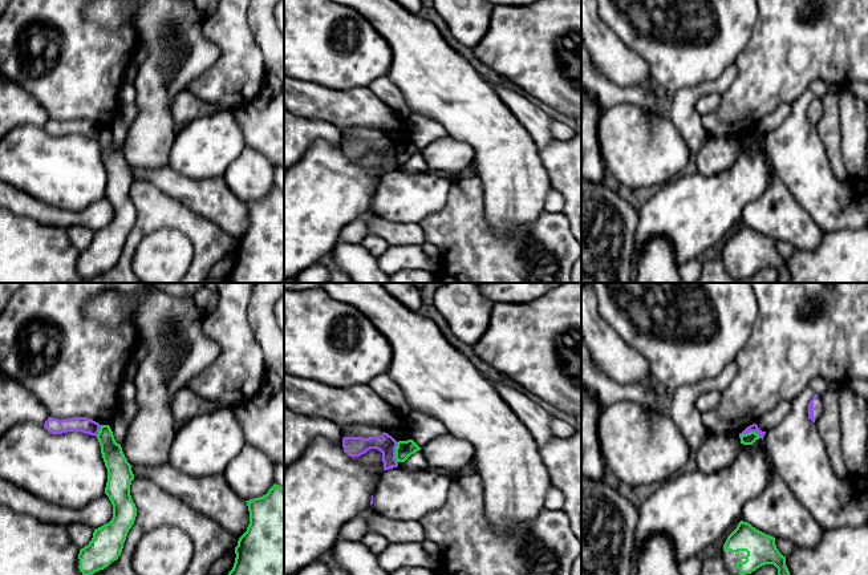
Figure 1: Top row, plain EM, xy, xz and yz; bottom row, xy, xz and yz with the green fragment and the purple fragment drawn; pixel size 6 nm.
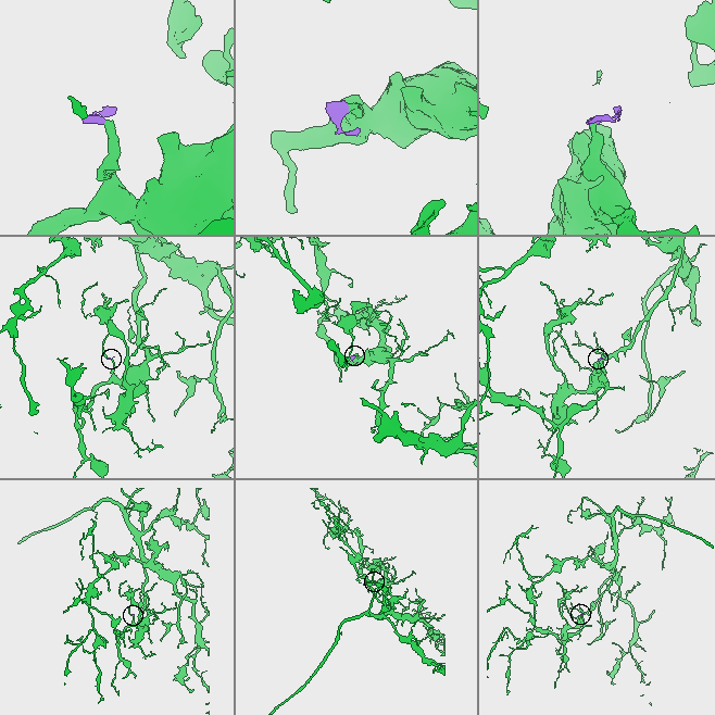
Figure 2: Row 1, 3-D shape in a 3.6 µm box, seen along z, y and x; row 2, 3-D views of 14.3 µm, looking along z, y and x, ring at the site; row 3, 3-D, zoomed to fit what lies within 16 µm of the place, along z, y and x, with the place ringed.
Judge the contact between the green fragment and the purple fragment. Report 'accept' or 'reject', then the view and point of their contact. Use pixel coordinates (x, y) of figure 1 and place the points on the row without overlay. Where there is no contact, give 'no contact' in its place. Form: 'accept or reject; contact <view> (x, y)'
reject; contact yz (750, 134)

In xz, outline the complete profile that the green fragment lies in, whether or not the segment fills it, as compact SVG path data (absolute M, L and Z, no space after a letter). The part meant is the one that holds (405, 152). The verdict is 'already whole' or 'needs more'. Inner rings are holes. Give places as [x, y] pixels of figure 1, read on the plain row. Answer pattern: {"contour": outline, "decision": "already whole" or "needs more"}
{"contour": "M398 143L396 150L397 165L405 165L411 157L421 153L421 150L413 143Z", "decision": "already whole"}

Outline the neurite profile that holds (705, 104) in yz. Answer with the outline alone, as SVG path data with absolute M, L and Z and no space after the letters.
M710 93L701 96L695 102L695 112L702 117L707 113L711 113L715 108L718 108L721 102L721 93Z

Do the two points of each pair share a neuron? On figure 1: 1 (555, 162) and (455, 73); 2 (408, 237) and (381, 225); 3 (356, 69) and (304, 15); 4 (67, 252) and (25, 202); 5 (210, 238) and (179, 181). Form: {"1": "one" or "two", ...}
{"1": "two", "2": "one", "3": "one", "4": "two", "5": "two"}

